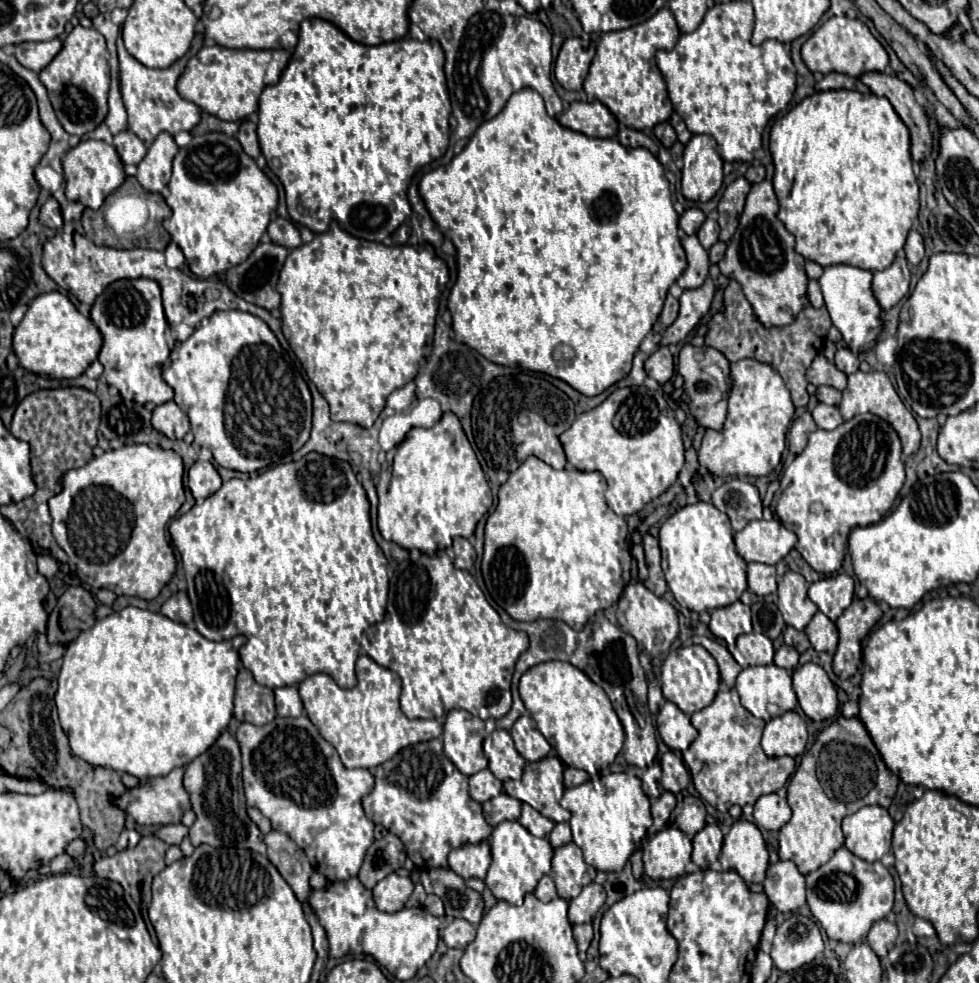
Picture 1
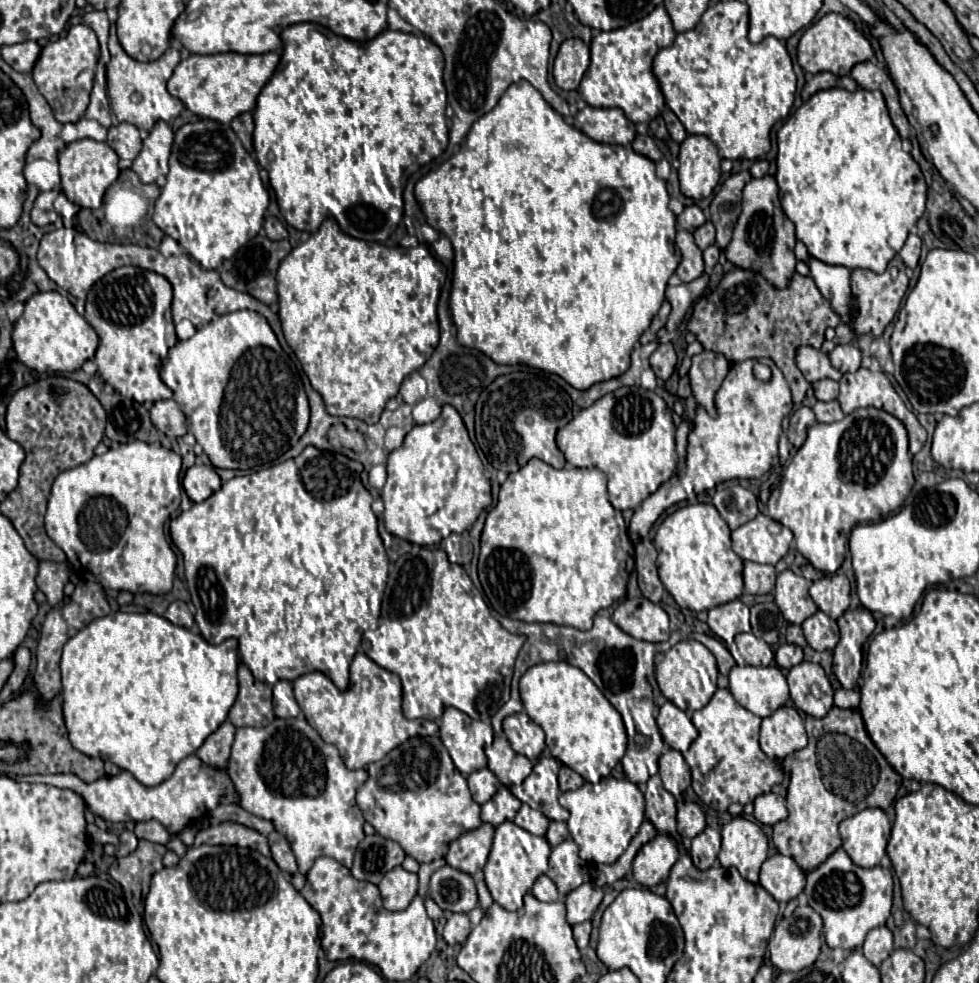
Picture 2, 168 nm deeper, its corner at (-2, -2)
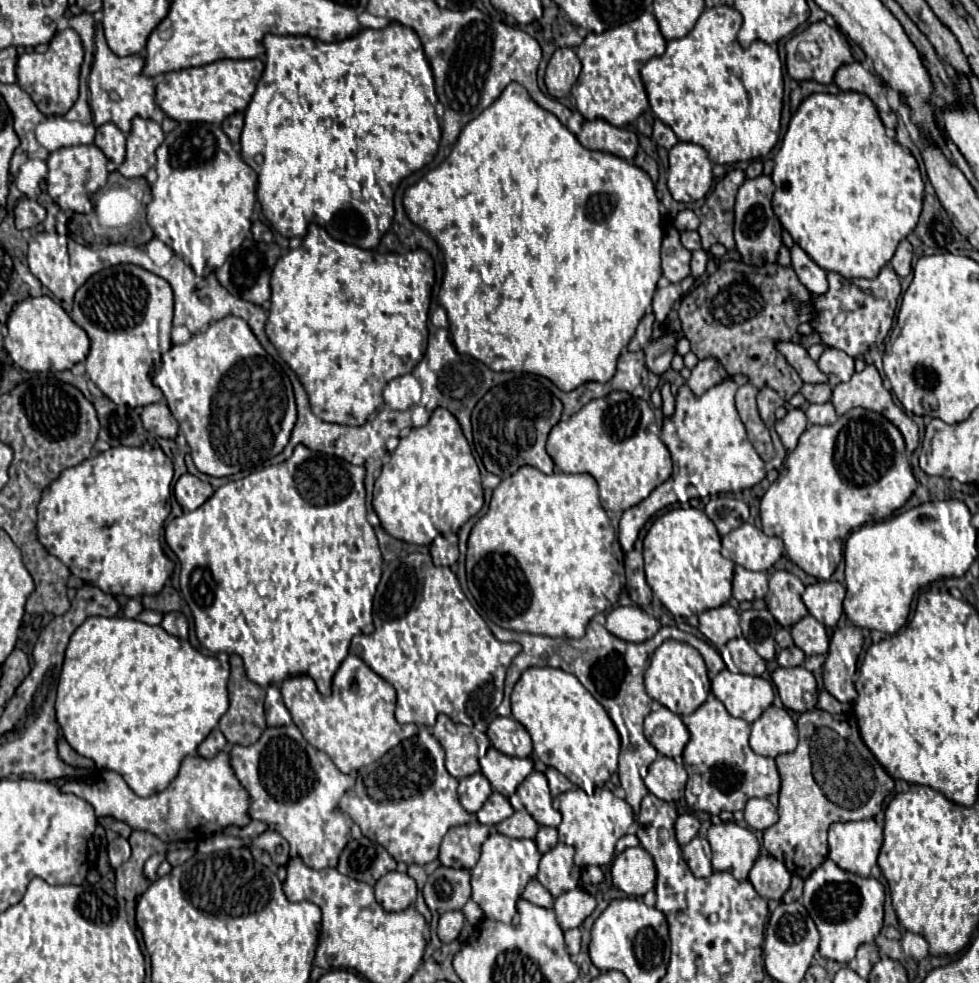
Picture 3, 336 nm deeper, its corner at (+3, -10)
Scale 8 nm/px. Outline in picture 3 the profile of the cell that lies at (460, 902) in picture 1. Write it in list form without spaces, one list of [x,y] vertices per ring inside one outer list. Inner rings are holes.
[[[439,866],[427,878],[423,896],[431,910],[437,910],[437,912],[461,910],[465,902],[471,898],[469,870]]]

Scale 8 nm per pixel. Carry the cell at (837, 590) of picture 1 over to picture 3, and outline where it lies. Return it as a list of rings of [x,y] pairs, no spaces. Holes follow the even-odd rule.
[[[815,582],[807,586],[803,594],[803,602],[811,616],[815,616],[827,628],[835,626],[839,616],[843,614],[843,598],[845,588],[839,582]]]

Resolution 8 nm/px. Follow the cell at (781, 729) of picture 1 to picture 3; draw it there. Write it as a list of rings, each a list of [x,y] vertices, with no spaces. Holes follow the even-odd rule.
[[[769,706],[751,724],[751,748],[769,758],[797,748],[797,726],[785,708]]]

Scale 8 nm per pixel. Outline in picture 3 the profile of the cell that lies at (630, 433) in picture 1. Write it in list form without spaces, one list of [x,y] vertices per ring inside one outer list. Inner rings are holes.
[[[611,392],[611,398],[591,400],[577,414],[573,414],[567,422],[557,422],[557,426],[553,426],[547,438],[547,454],[551,456],[551,460],[561,472],[591,474],[599,484],[603,508],[613,510],[613,512],[623,512],[639,504],[651,494],[651,490],[663,484],[673,472],[671,454],[659,438],[659,426],[655,424],[653,410],[649,408],[645,400],[633,398],[627,392]]]

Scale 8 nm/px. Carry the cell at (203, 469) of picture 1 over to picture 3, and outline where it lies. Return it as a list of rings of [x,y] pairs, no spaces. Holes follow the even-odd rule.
[[[183,474],[177,480],[173,492],[183,510],[195,510],[213,494],[213,488],[209,482],[203,482],[193,474]]]

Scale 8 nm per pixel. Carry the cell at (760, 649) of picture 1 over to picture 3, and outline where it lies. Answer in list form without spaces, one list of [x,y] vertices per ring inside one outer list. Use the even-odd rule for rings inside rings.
[[[735,638],[733,642],[727,642],[727,647],[720,651],[720,655],[726,668],[733,673],[740,673],[741,670],[749,676],[761,676],[765,672],[765,660],[749,646],[745,638]]]

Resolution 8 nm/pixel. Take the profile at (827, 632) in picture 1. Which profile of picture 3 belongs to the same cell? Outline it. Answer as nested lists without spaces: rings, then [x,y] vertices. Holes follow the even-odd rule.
[[[811,614],[801,618],[797,624],[791,628],[795,644],[807,654],[807,656],[817,656],[825,654],[829,648],[829,636],[827,630],[821,622],[817,622]]]

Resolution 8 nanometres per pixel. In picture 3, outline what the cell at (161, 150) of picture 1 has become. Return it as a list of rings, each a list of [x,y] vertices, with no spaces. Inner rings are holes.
[[[135,116],[131,120],[131,132],[127,134],[127,154],[119,172],[125,178],[145,176],[155,166],[155,150],[163,142],[165,134],[155,120]]]

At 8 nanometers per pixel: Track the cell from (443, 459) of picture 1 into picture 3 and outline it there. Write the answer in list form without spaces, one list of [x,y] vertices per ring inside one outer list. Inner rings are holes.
[[[435,408],[429,422],[401,438],[389,464],[383,466],[373,490],[373,510],[393,538],[431,544],[437,534],[457,532],[483,508],[483,488],[477,462],[461,432],[457,418]]]

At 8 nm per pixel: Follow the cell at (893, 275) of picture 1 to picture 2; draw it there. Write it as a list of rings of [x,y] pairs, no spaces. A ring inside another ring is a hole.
[[[894,256],[882,274],[876,274],[872,270],[862,270],[862,268],[852,270],[852,292],[856,296],[858,316],[854,318],[850,326],[856,330],[856,334],[880,336],[884,328],[892,322],[896,310],[900,308],[900,302],[906,290],[908,290],[908,276],[906,276],[906,266],[900,256]]]

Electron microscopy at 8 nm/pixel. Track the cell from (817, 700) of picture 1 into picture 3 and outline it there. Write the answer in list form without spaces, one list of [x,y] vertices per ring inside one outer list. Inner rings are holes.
[[[803,666],[795,668],[777,668],[771,674],[771,680],[777,688],[777,694],[787,710],[805,712],[807,706],[803,702],[803,692],[817,692],[817,682],[809,670]]]

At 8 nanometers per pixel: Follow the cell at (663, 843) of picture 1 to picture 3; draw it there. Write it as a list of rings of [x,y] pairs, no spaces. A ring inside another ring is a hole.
[[[625,848],[615,856],[611,864],[613,884],[629,896],[643,896],[655,888],[655,864],[653,858],[641,848]]]

